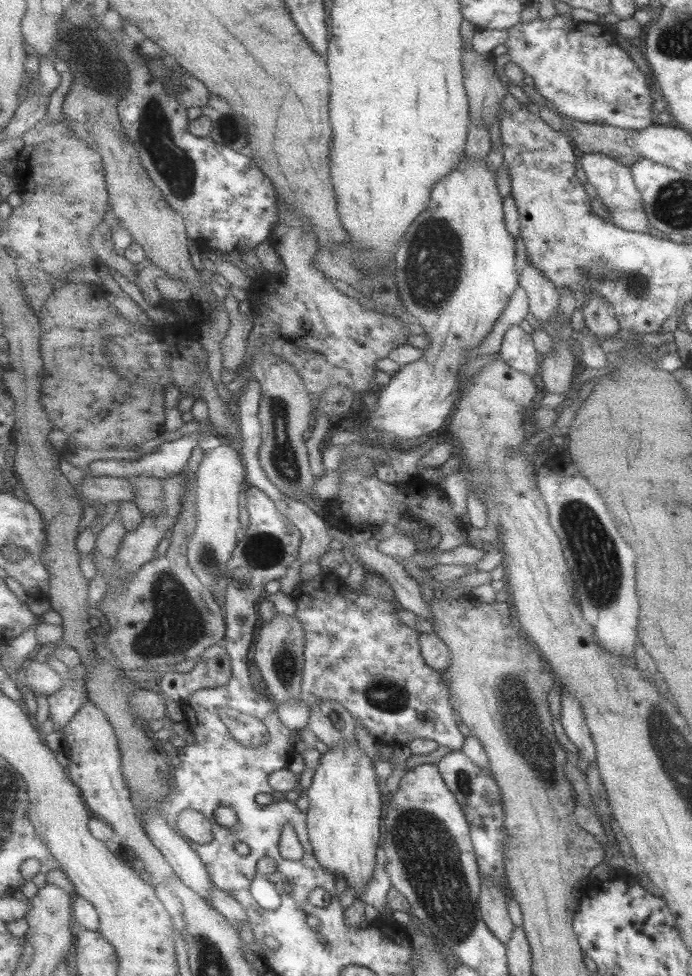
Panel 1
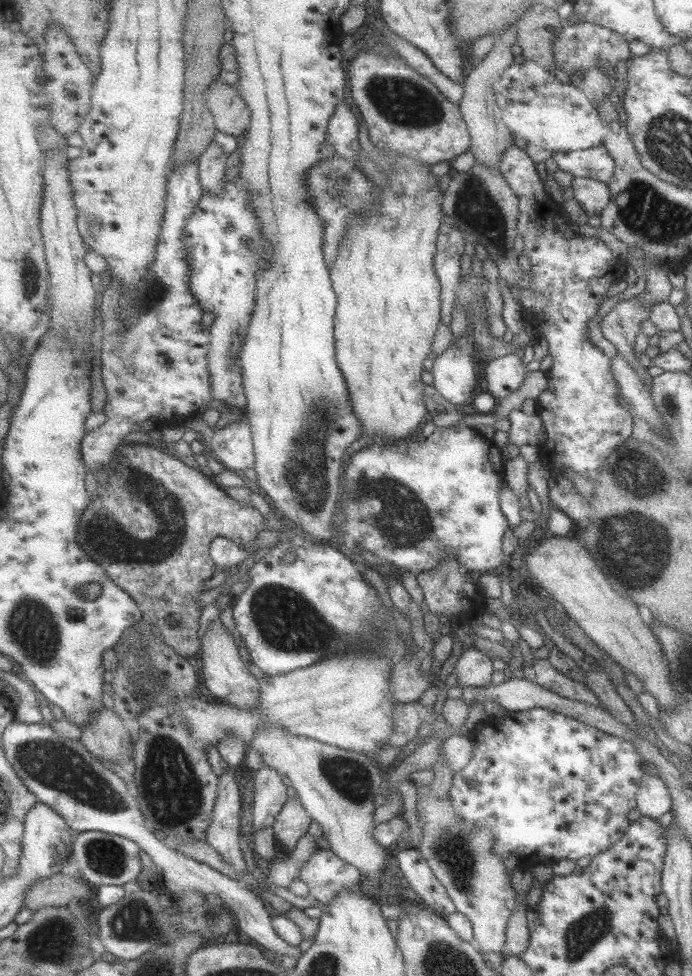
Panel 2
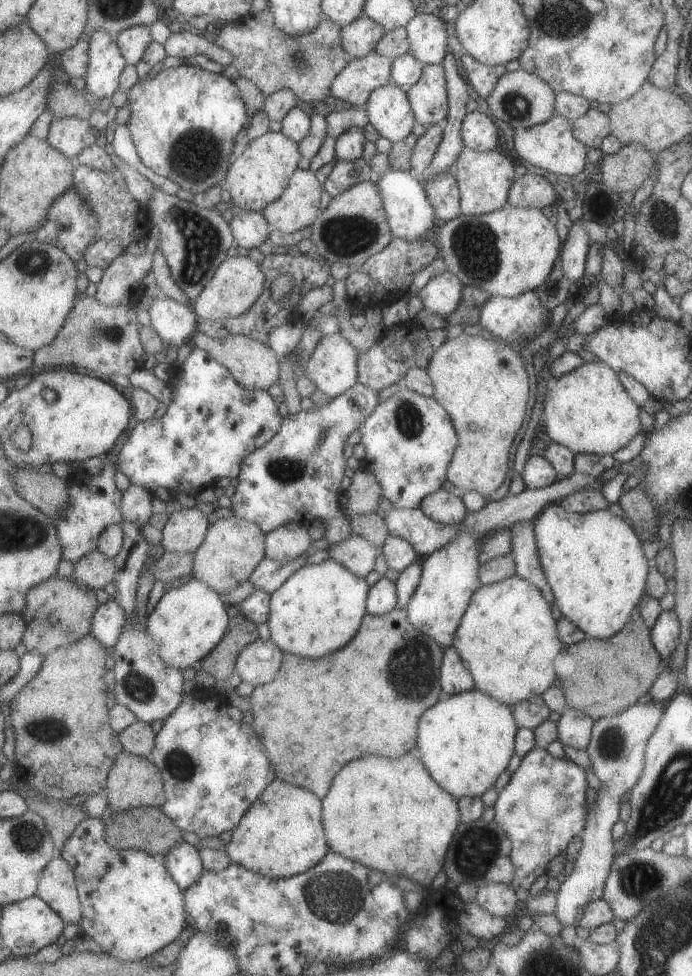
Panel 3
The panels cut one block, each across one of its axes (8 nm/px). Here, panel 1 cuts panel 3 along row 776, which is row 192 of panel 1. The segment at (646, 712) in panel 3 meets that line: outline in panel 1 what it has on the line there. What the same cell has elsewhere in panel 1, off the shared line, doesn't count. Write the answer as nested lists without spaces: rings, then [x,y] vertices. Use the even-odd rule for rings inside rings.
[[[591,152],[589,154],[580,154],[580,166],[586,174],[587,182],[596,190],[597,197],[605,207],[609,209],[613,224],[617,224],[619,228],[626,231],[648,232],[648,224],[644,209],[643,199],[640,196],[640,191],[632,179],[632,173],[629,166],[617,159],[605,156],[600,152]]]

